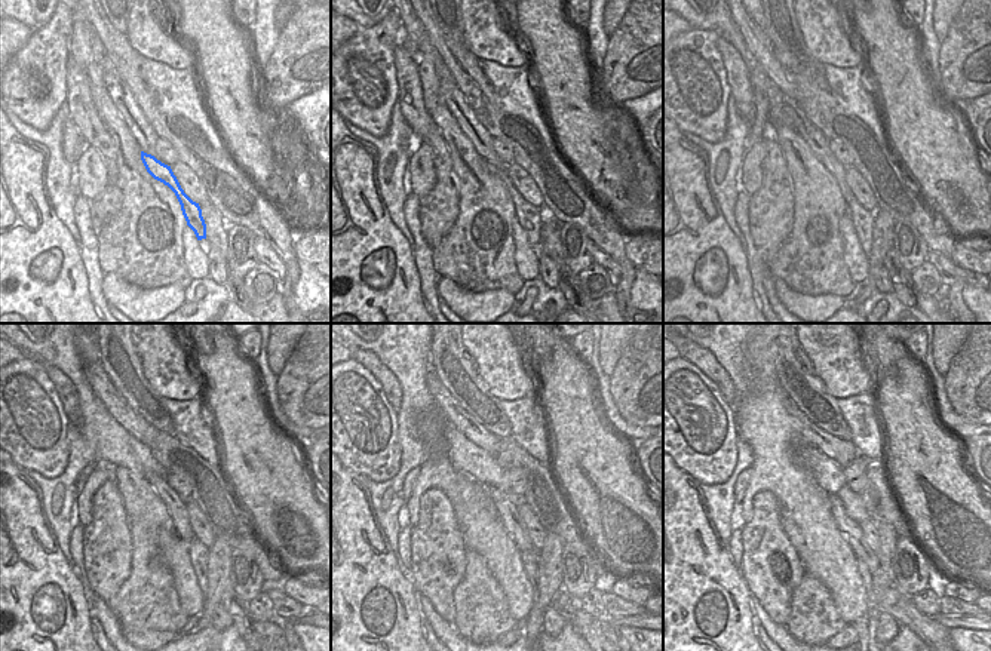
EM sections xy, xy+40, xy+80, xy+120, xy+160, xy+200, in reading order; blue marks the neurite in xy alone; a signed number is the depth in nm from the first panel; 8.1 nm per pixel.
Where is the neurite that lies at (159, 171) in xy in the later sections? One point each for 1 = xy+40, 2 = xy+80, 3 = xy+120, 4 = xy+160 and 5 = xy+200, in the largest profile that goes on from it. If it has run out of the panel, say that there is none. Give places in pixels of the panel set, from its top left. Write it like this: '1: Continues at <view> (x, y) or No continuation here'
1: Continues at xy+40 (527, 215)
2: Continues at xy+80 (874, 230)
3: Continues at xy+120 (211, 565)
4: Continues at xy+160 (543, 568)
5: Continues at xy+200 (877, 585).

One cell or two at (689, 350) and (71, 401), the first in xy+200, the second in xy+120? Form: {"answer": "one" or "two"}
{"answer": "one"}

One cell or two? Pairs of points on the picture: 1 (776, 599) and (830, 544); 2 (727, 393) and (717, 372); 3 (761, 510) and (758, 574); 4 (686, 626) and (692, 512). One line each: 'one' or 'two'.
1: two
2: one
3: one
4: one

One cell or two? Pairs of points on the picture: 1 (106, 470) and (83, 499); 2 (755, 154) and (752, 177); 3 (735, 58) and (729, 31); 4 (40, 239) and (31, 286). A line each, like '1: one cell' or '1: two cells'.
1: one cell
2: one cell
3: two cells
4: one cell

